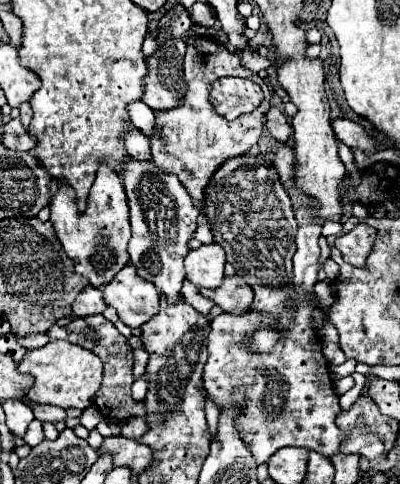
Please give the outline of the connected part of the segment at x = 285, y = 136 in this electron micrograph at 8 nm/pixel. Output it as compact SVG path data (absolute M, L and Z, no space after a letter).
M270 108L266 114L266 128L278 142L288 142L292 136L292 126L288 126L288 118L282 110Z

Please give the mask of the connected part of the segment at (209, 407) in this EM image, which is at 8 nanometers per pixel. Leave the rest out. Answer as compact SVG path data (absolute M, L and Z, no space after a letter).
M202 387L200 389L202 395L205 398L205 414L206 420L210 432L210 440L213 440L217 437L217 422L219 417L219 409L216 408L216 405L208 398L206 390Z

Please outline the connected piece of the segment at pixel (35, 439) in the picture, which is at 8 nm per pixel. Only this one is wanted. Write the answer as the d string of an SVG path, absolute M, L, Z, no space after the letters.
M34 420L34 422L30 422L30 426L28 426L28 432L26 432L26 436L24 436L24 442L26 442L28 446L38 446L42 440L44 440L42 422L40 422L40 420Z

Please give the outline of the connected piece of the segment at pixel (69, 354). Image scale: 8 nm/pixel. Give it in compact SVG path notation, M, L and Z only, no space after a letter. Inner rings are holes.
M50 340L42 348L26 350L22 362L18 364L20 372L34 376L34 386L28 392L28 398L36 404L52 404L60 408L78 408L84 410L92 406L94 394L100 390L102 382L102 362L100 358L68 340Z

